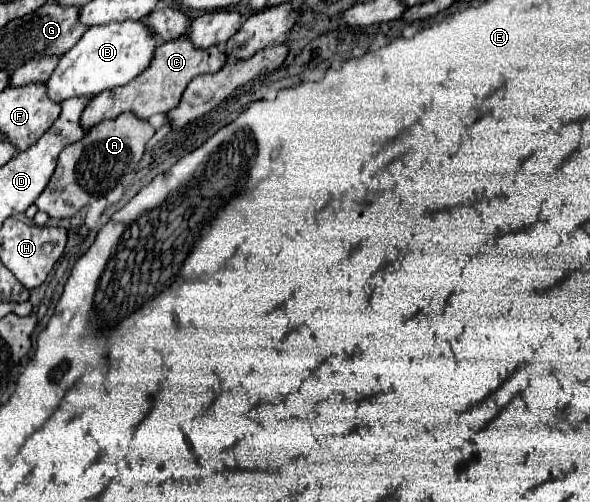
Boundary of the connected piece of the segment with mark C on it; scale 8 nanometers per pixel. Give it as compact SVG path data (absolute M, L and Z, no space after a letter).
M178 38L164 42L156 48L156 56L150 64L150 70L142 72L138 78L128 82L126 86L118 86L114 90L106 90L92 98L92 102L86 106L82 114L82 126L92 128L100 124L102 120L110 120L120 116L122 112L134 112L138 118L150 118L158 112L170 112L174 106L178 106L182 92L190 84L190 80L198 74L214 74L226 64L226 52L220 46L210 46L206 50L196 50L190 46L188 38Z

